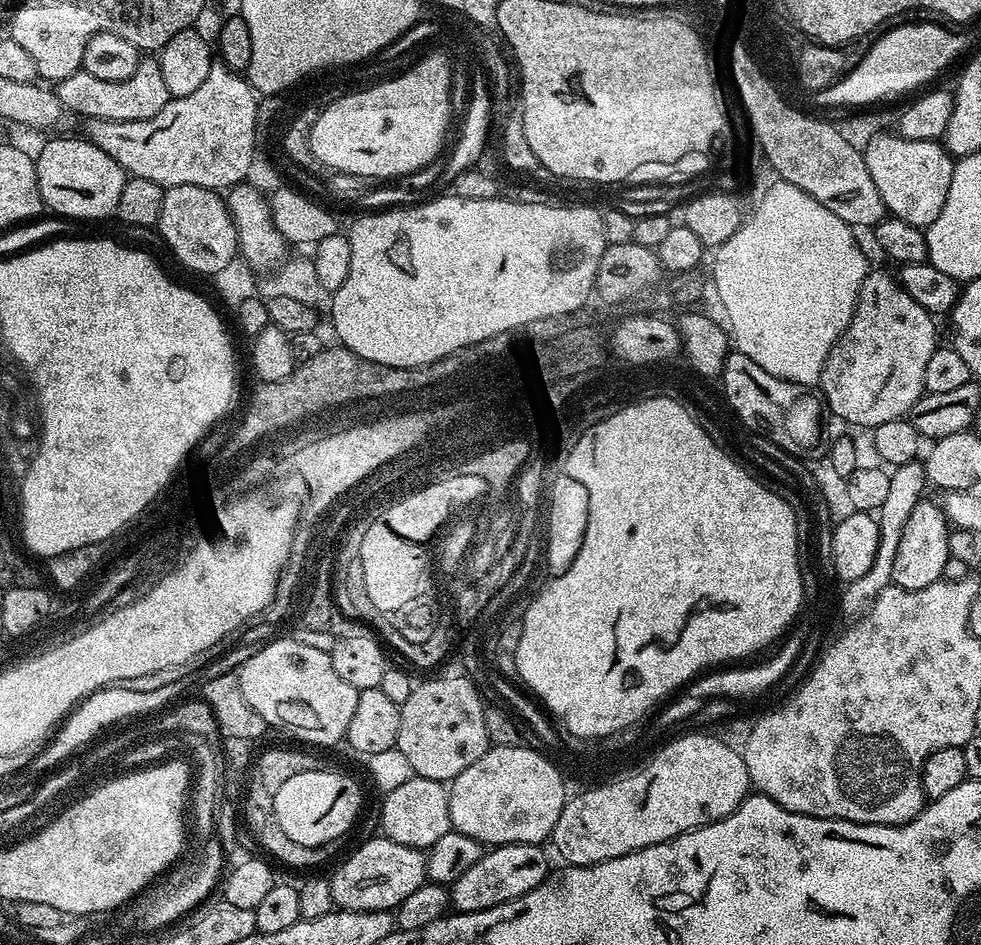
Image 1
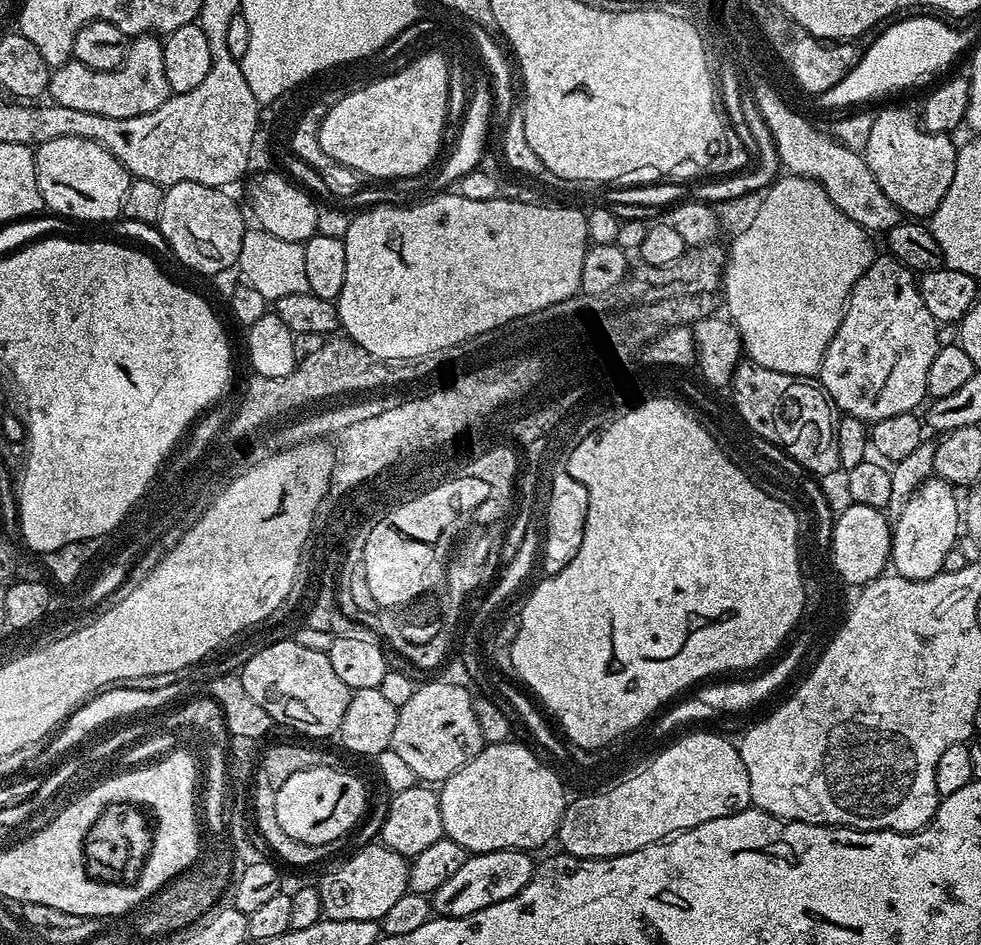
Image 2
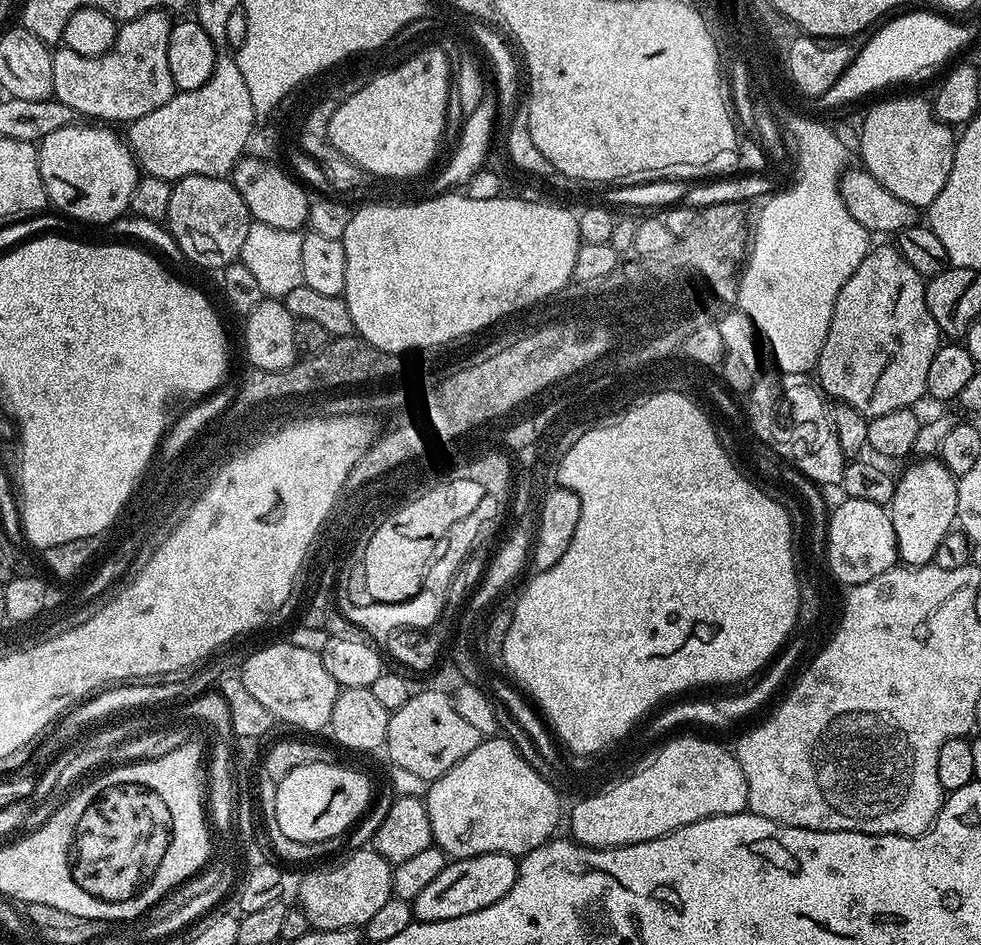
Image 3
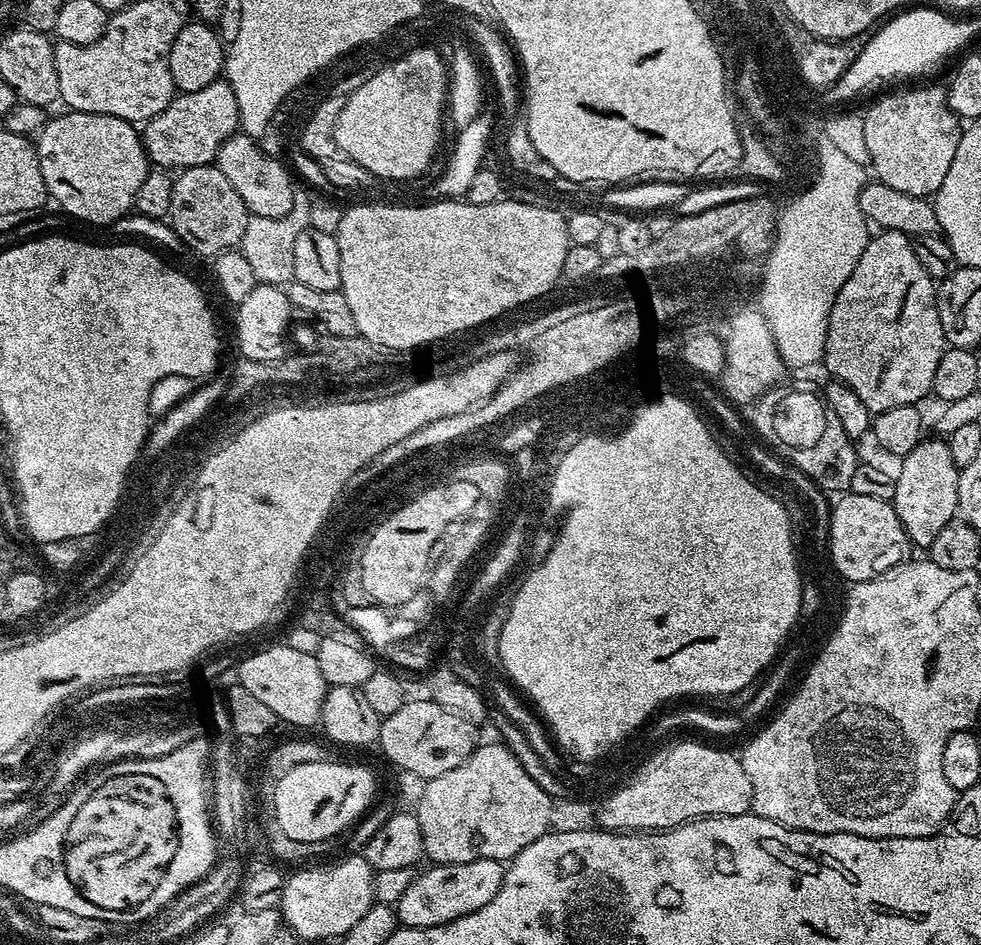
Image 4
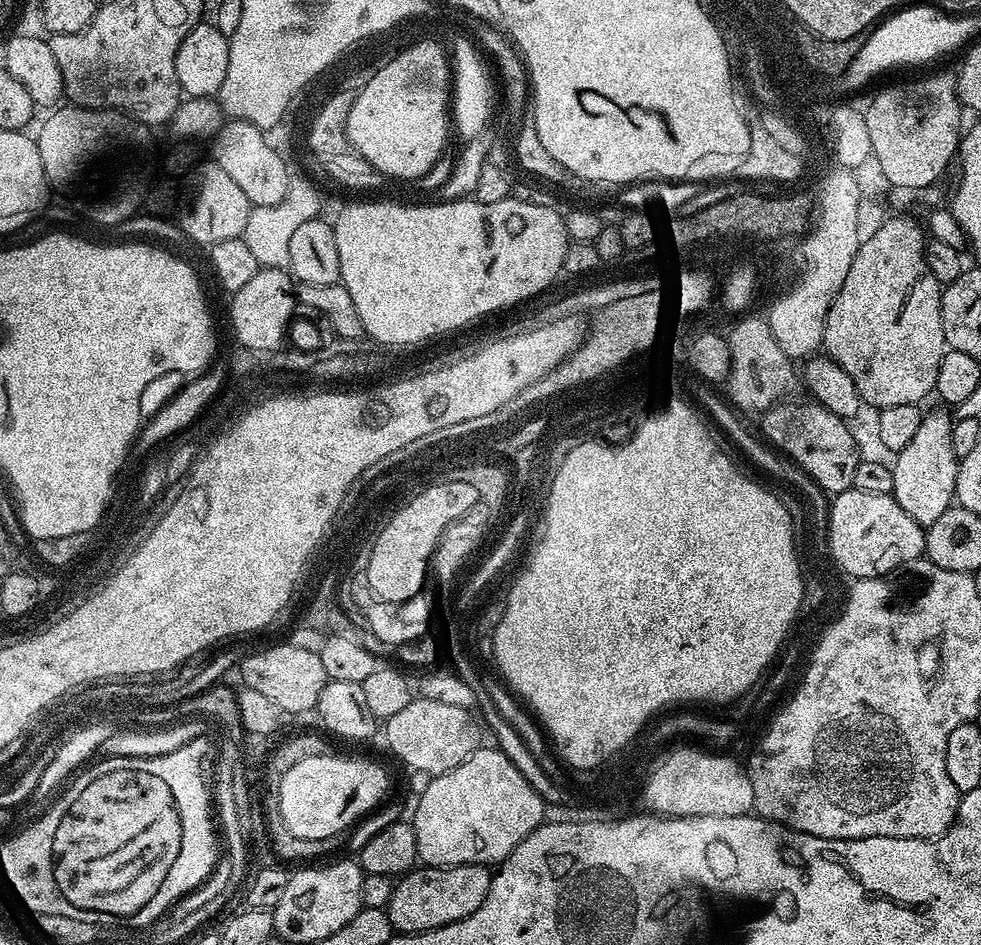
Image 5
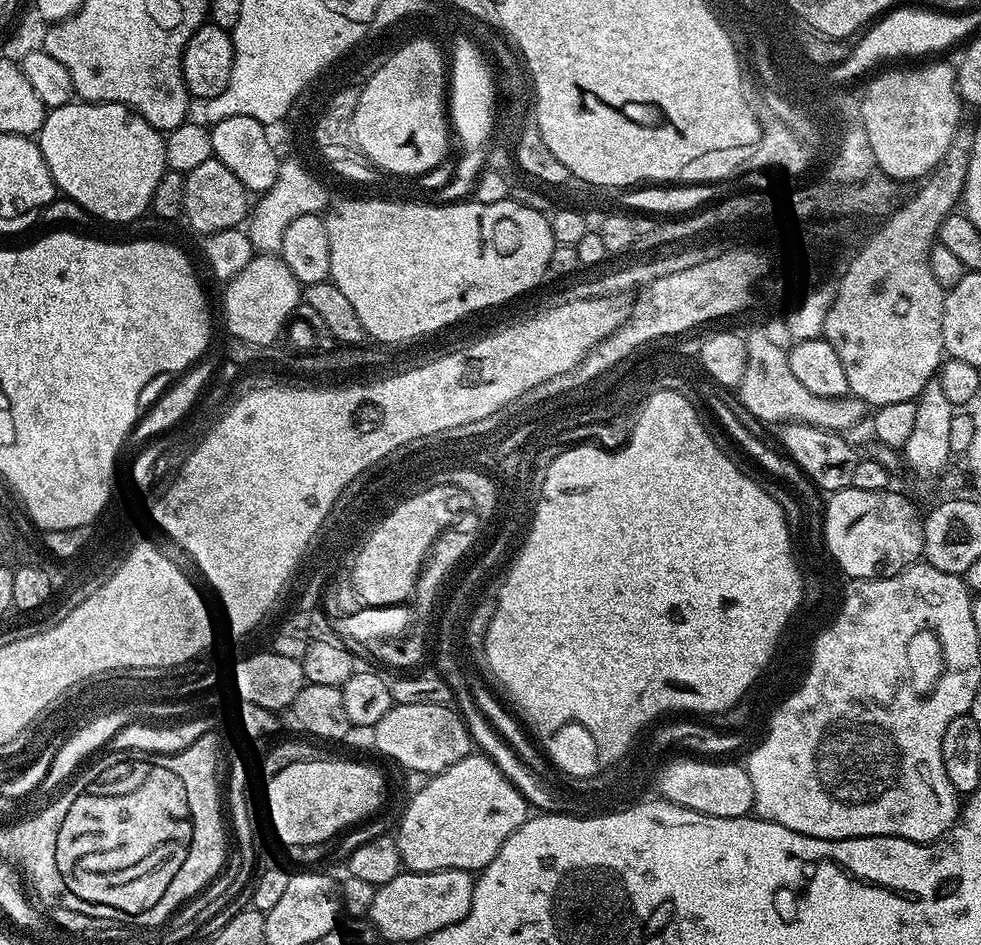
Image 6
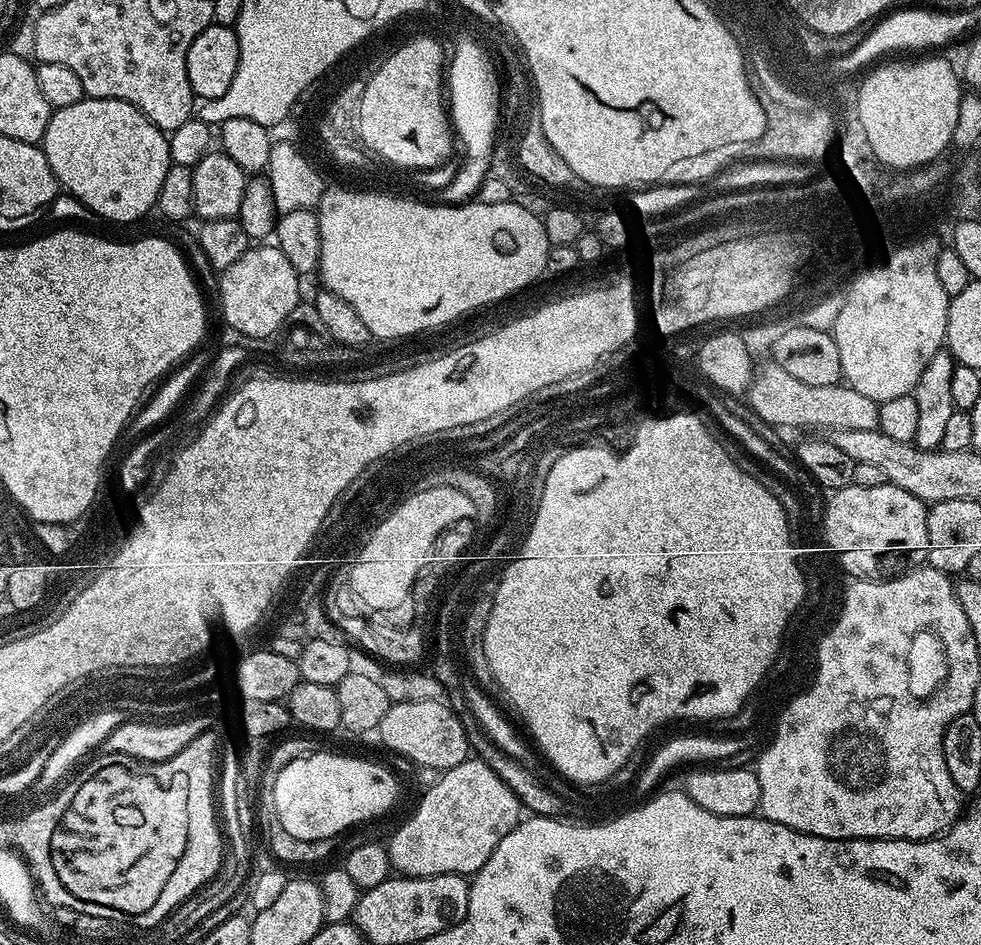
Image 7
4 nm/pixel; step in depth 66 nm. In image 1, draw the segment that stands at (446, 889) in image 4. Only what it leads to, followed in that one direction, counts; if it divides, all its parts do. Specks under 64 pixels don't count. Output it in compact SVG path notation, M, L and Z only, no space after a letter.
M502 844L485 851L481 860L474 862L462 878L458 878L450 885L450 904L456 912L481 912L499 904L510 902L514 898L522 898L534 886L538 886L548 876L550 865L545 849L539 844Z

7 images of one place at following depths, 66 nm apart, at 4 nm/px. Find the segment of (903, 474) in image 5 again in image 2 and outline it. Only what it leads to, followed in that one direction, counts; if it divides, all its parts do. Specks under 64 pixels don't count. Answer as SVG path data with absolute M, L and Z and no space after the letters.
M929 478L910 494L906 506L894 518L890 568L893 573L911 580L934 578L944 571L946 554L957 547L962 532L962 508L956 505L953 485L939 478Z

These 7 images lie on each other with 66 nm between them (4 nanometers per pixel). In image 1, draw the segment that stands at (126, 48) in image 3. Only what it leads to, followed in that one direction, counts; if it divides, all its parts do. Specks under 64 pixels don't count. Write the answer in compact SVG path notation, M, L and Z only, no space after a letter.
M156 58L141 59L138 70L134 70L134 74L130 74L130 78L122 82L102 82L102 78L94 78L94 74L81 70L70 74L70 78L59 80L54 91L69 113L77 112L80 118L90 120L106 118L138 122L154 118L154 114L158 114L158 110L162 110L162 106L166 106L170 99L159 59Z

